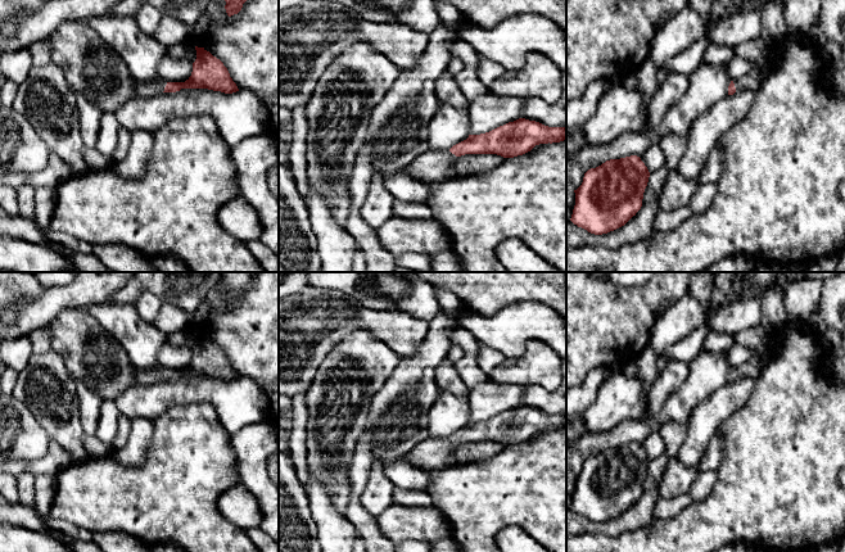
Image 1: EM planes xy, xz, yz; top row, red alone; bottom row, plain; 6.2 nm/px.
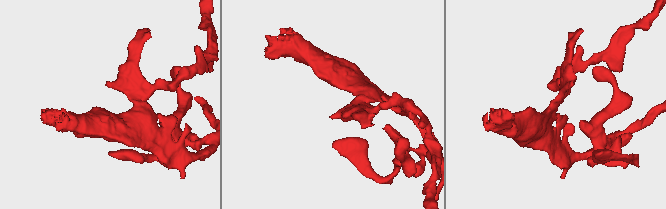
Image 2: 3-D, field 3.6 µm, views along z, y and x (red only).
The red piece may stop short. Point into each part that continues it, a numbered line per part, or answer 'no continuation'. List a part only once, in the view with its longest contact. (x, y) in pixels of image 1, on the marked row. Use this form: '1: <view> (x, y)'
1: xy (150, 89)

